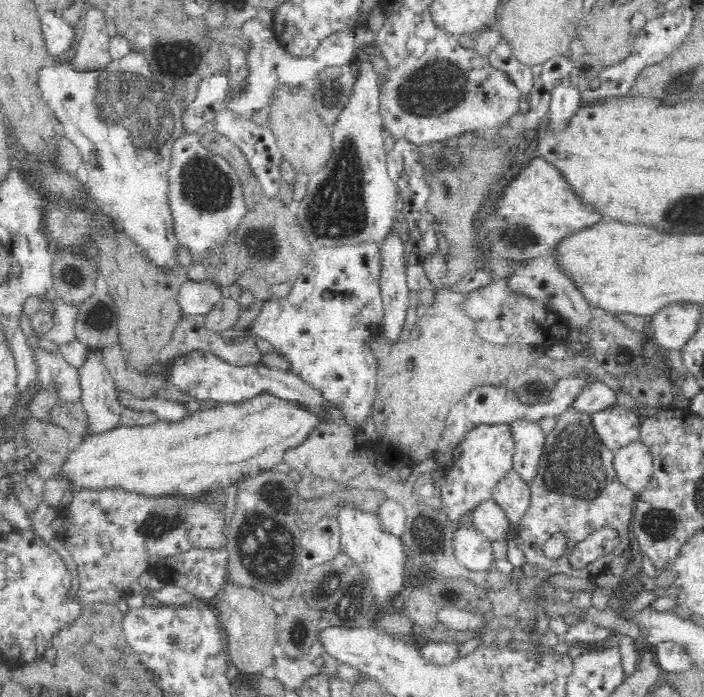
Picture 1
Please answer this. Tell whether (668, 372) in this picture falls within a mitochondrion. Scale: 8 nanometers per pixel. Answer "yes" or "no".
no

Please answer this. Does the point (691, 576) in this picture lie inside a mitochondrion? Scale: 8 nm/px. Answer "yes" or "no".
no

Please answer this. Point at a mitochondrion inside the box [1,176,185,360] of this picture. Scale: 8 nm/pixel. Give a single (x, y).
(68, 228)

